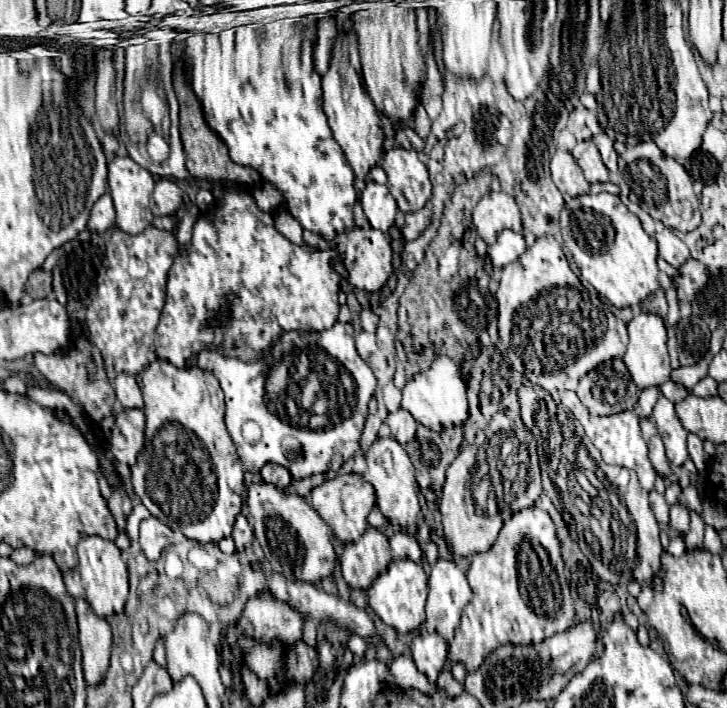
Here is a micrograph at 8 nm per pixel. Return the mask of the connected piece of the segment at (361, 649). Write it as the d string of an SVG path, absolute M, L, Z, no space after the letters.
M351 634L349 642L347 642L347 648L349 648L349 650L355 654L355 660L361 660L361 658L363 658L363 654L365 654L367 642L365 642L361 636L357 636L357 634Z

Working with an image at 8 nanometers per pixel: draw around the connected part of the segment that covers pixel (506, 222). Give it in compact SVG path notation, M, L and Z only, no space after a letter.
M489 192L473 210L473 224L485 244L493 244L501 230L521 232L521 214L515 198L505 192Z

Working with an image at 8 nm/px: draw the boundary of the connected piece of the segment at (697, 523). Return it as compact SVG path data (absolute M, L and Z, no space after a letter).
M689 510L689 518L691 518L691 522L689 522L689 532L685 534L685 546L687 546L687 550L695 550L695 548L703 546L703 528L705 528L705 524L699 518L699 514L693 512L693 510Z

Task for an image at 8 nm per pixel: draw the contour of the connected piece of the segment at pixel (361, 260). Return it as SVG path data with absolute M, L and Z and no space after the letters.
M353 228L349 232L343 232L339 234L333 242L327 242L323 236L319 234L311 234L309 230L303 232L303 240L305 244L309 244L311 248L337 248L340 257L347 270L347 280L351 286L359 288L359 290L365 290L365 292L377 292L385 286L389 274L391 274L391 244L389 240L385 238L383 232L377 232L377 230L363 230L363 228Z

